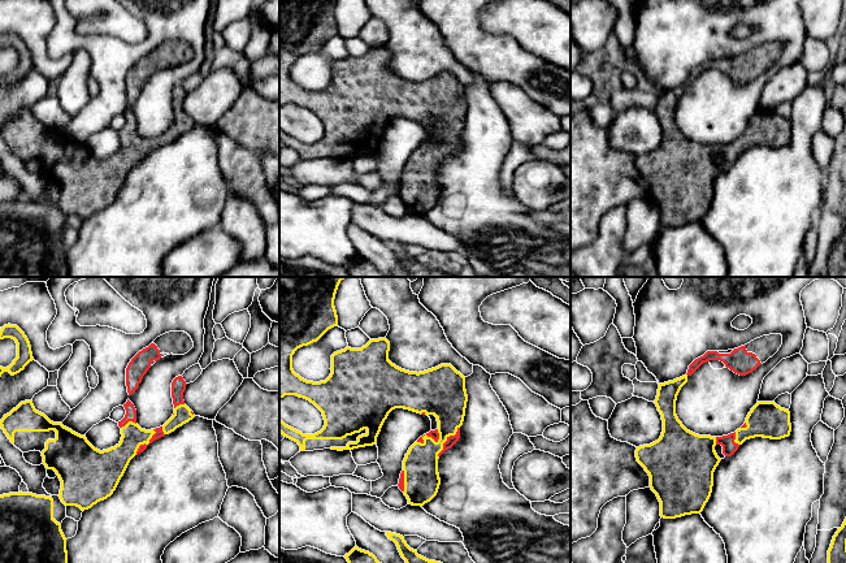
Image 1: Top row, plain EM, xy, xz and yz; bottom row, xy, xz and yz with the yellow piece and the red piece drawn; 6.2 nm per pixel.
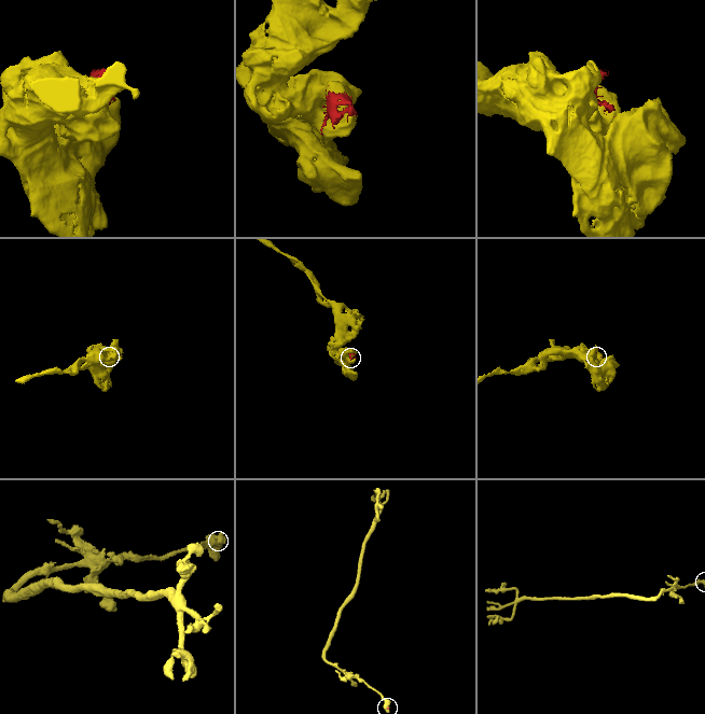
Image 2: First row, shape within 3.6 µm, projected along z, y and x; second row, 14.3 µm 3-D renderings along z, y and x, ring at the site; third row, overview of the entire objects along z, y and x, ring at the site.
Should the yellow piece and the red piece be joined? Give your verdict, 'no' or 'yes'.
yes

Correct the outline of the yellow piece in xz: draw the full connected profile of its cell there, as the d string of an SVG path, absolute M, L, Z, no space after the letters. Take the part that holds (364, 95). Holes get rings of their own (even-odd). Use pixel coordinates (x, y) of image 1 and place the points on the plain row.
M279 0L279 108L285 104L304 107L322 121L325 129L320 140L303 143L279 127L279 140L295 150L300 160L343 160L376 153L385 129L395 117L434 124L438 137L420 146L409 156L398 192L409 213L424 215L437 204L441 194L439 165L460 147L468 111L465 86L451 73L441 73L418 82L402 78L389 69L390 51L378 47L370 48L361 57L346 56L334 61L331 82L325 90L301 87L292 78L292 64L298 57L317 51L329 38L338 34L335 3L337 0Z

